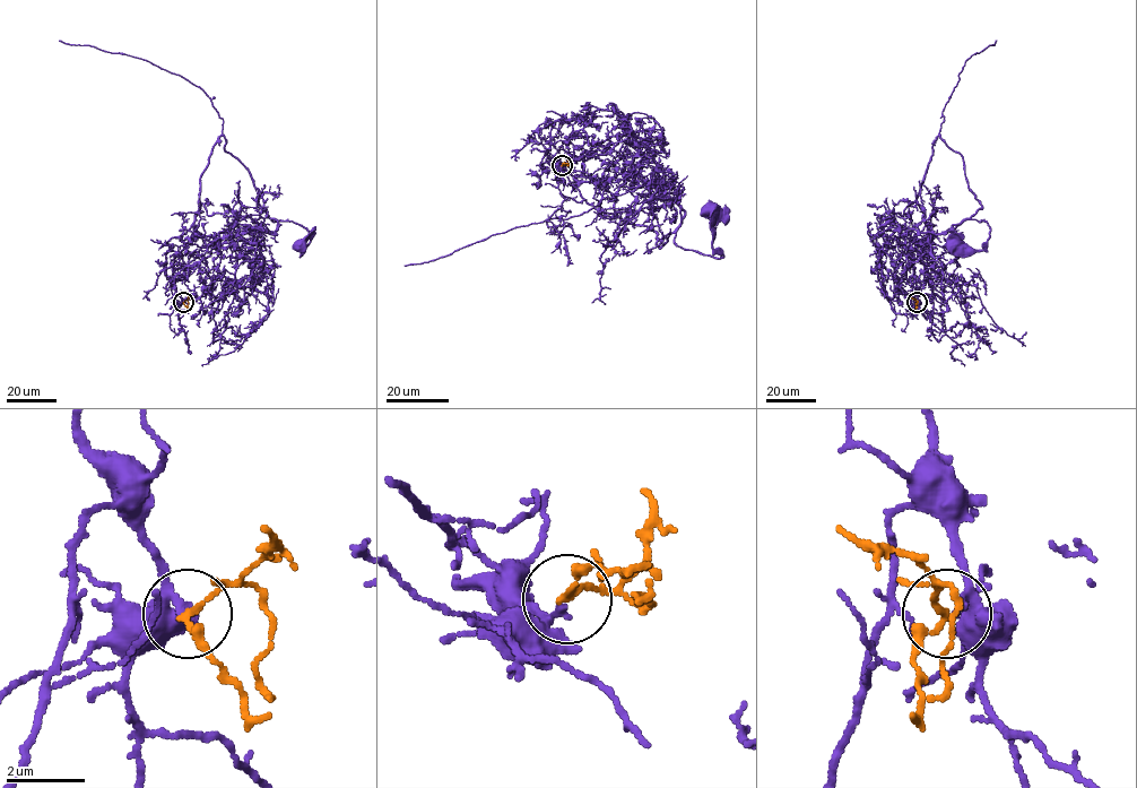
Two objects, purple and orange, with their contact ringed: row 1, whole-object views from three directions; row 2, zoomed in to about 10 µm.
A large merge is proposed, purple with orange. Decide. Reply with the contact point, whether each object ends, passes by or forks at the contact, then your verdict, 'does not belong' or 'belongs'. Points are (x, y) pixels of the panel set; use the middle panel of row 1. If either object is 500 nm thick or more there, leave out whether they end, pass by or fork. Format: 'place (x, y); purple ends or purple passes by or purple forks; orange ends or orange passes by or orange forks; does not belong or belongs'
place (562, 165); purple passes by; orange passes by; belongs

